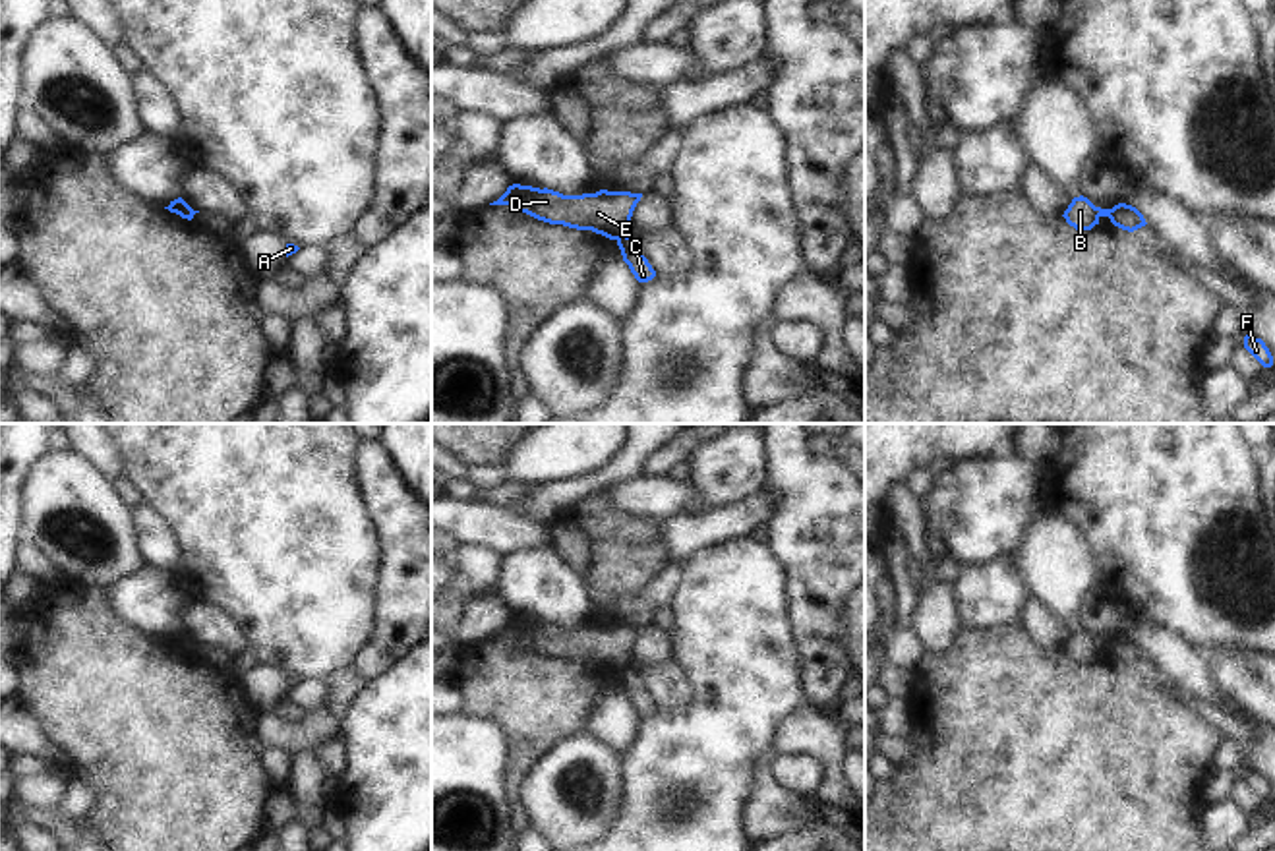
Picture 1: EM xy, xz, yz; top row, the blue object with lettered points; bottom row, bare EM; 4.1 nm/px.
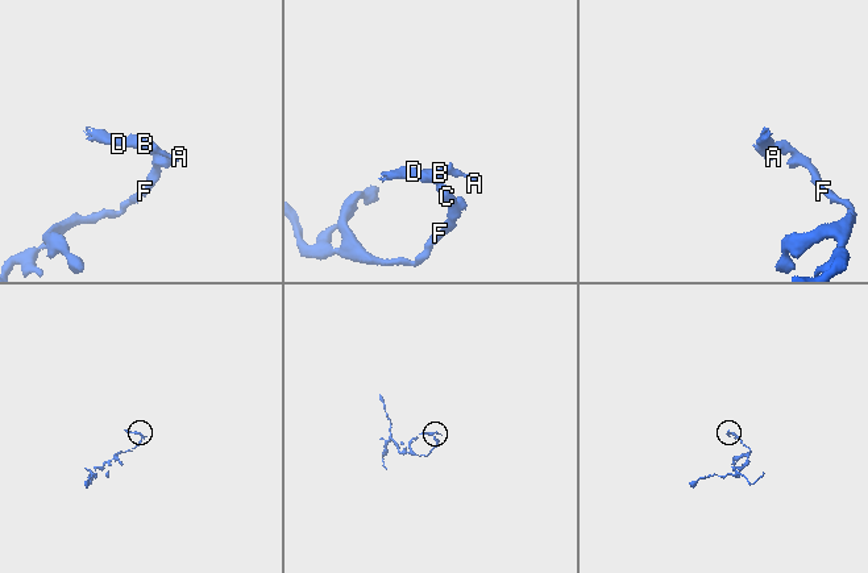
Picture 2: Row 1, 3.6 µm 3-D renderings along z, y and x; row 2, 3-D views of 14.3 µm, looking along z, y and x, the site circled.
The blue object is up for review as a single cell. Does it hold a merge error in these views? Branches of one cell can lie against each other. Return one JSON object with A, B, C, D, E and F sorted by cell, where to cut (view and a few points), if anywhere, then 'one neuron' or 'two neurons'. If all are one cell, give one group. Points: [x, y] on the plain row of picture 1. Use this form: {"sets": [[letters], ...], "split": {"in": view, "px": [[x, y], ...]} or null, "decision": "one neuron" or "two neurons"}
{"sets": [["A", "B", "D", "E"], ["C", "F"]], "split": {"in": "xz", "px": [[625, 666], [618, 674]]}, "decision": "two neurons"}

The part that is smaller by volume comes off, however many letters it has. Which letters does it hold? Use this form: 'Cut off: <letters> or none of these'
Cut off: A, B, D, E

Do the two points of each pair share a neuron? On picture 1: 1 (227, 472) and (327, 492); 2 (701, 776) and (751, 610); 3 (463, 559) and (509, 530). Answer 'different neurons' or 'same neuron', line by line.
1: same neuron
2: same neuron
3: different neurons

